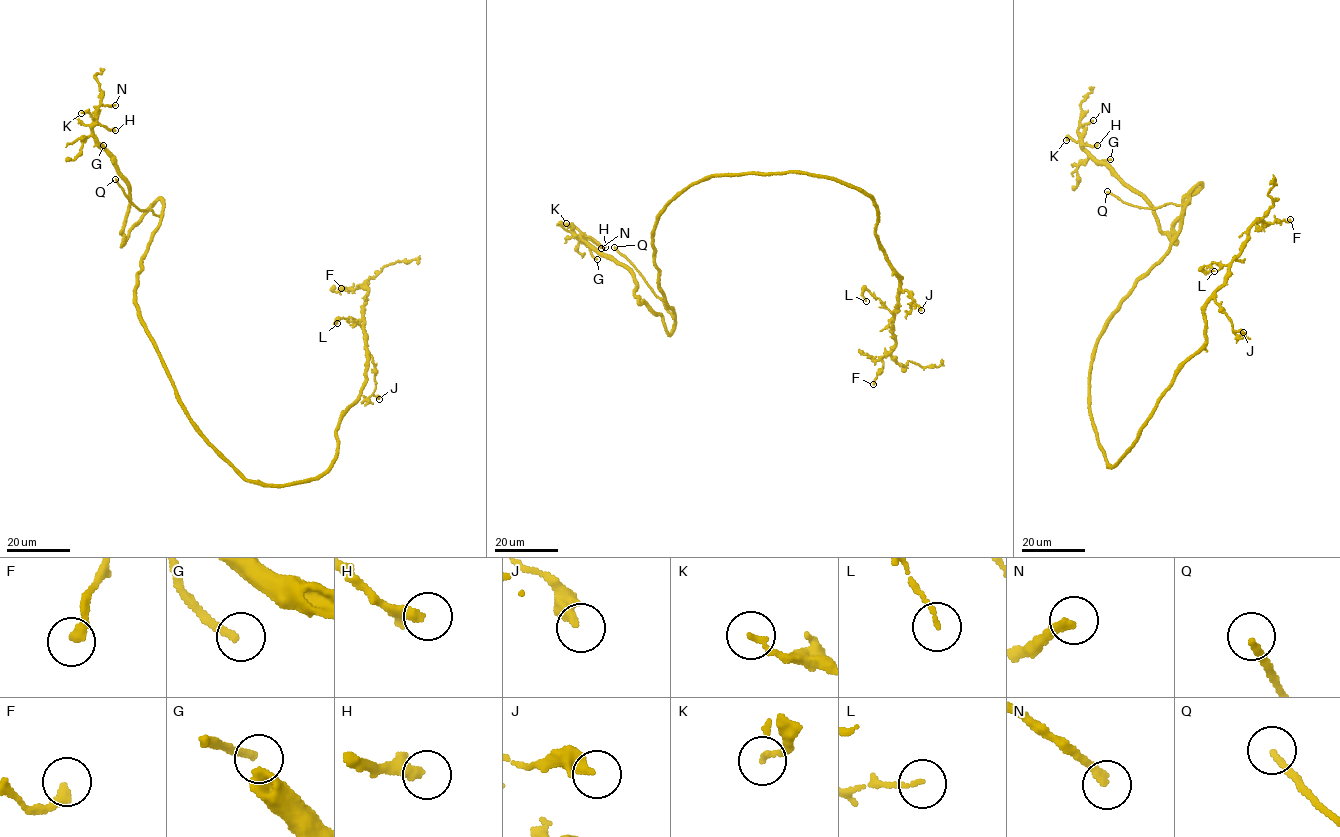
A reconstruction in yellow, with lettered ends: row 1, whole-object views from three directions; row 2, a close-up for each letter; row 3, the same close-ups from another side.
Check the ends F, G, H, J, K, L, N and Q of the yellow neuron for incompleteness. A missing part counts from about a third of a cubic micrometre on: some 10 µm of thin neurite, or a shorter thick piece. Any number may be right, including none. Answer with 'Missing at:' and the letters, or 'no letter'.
Missing at: G, H, N, Q

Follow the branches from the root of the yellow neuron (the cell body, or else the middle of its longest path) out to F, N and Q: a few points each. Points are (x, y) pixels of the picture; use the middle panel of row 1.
F: (698, 182), (724, 173), (804, 172), (870, 195), (878, 212), (877, 242), (901, 277), (895, 345), (873, 384)
N: (698, 182), (653, 235), (670, 334), (639, 302), (635, 276), (580, 236), (601, 248)
Q: (698, 182), (659, 213), (653, 235), (657, 283), (673, 318), (641, 273), (614, 247)

